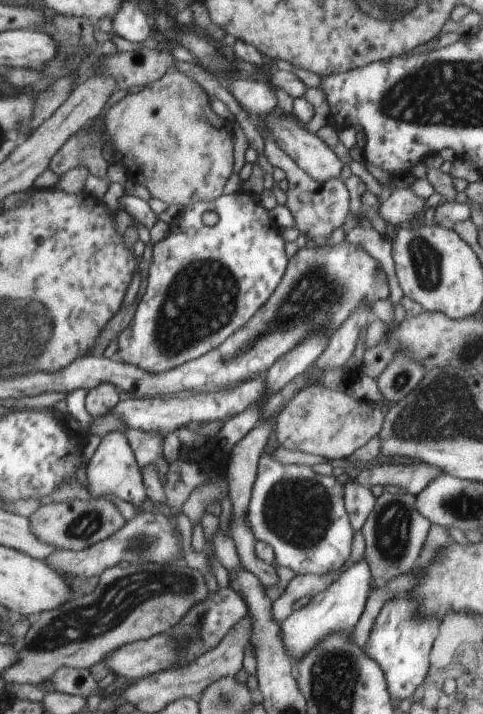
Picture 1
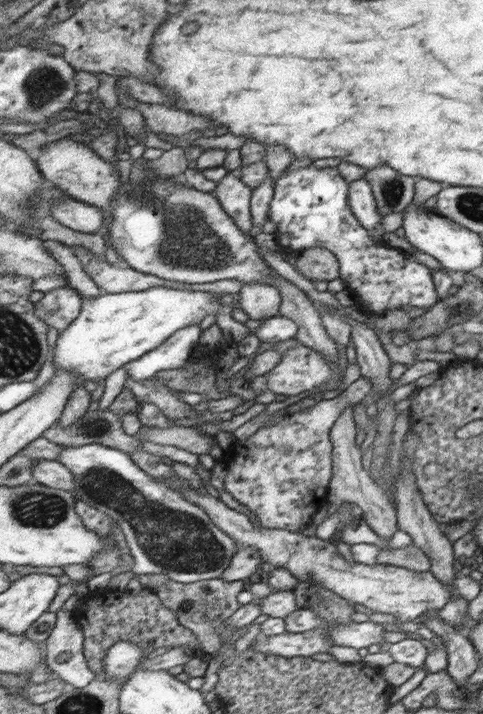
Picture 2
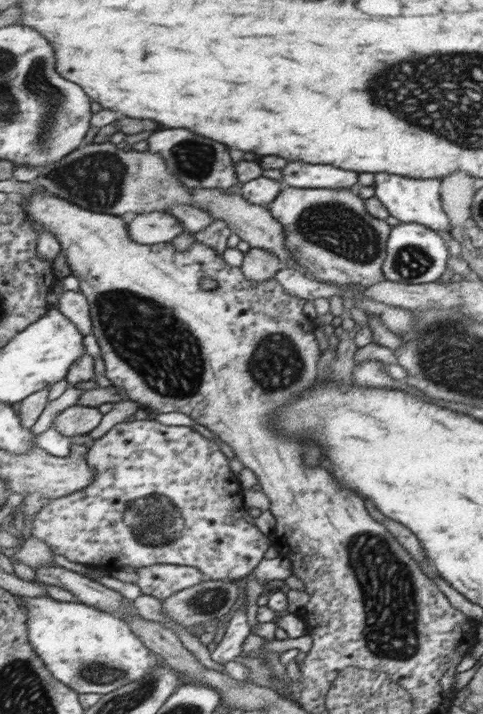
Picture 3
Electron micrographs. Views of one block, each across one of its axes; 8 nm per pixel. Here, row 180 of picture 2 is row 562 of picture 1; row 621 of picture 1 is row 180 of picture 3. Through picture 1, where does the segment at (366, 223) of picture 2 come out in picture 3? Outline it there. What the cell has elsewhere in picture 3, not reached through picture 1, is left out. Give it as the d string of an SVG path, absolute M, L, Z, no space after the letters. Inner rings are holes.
M289 161L281 169L281 184L293 188L356 188L357 173L334 165Z

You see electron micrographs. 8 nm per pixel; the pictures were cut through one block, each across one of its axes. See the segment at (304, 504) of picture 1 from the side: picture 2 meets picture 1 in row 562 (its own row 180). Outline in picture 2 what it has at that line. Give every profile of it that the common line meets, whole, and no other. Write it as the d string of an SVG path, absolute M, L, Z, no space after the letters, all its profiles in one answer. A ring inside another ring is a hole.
M311 165L289 171L274 179L272 199L269 201L267 222L275 224L275 238L279 248L287 252L301 252L307 248L325 248L329 250L339 265L339 278L343 290L348 292L354 305L368 316L379 315L386 310L399 310L402 306L409 308L430 308L437 300L434 284L431 284L431 270L423 264L405 258L397 250L381 248L375 237L359 225L349 207L349 184L341 178L335 167L317 169Z

